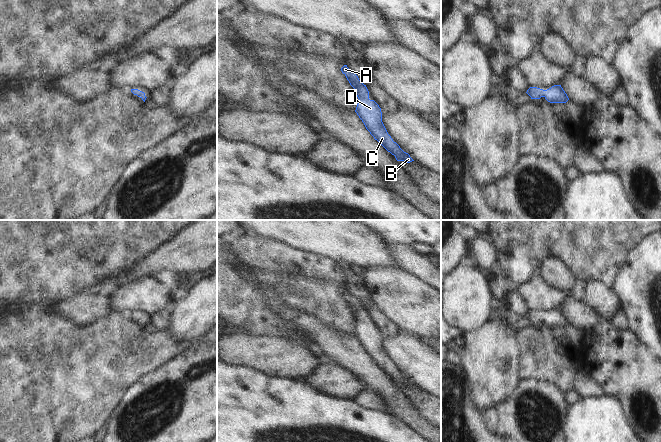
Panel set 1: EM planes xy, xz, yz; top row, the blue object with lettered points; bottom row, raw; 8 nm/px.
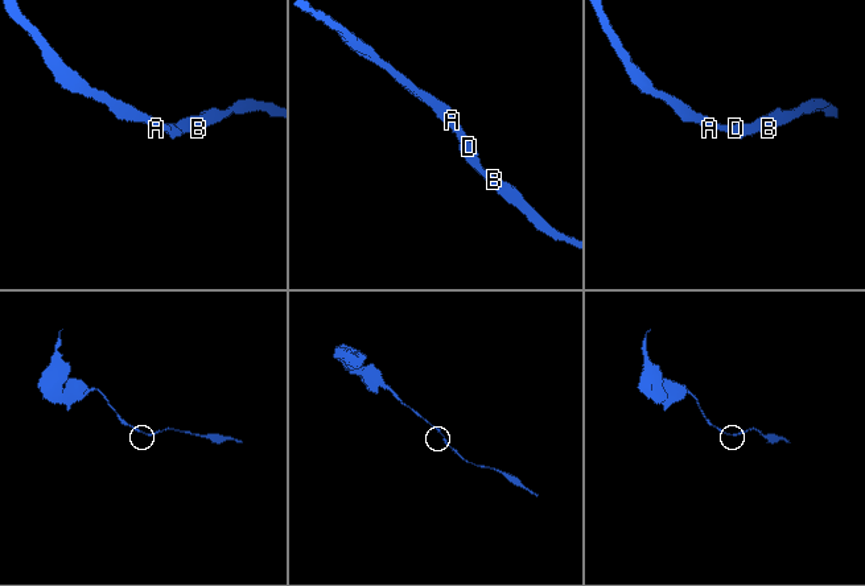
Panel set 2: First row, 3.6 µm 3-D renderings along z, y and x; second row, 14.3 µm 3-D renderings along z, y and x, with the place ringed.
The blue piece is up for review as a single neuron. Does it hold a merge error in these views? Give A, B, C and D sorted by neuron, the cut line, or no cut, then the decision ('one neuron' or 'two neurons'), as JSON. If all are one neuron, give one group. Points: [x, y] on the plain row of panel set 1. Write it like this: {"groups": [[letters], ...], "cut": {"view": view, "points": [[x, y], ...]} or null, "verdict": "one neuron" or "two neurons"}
{"groups": [["A", "B", "C", "D"]], "cut": null, "verdict": "one neuron"}

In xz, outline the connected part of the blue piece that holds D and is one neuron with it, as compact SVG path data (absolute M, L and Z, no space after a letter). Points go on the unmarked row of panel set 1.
M344 289L341 295L346 300L350 309L355 313L359 323L355 336L374 363L394 379L397 385L404 385L406 387L414 385L388 358L382 346L381 332L374 324L369 323L369 315L366 309L359 304L358 300L347 289Z

